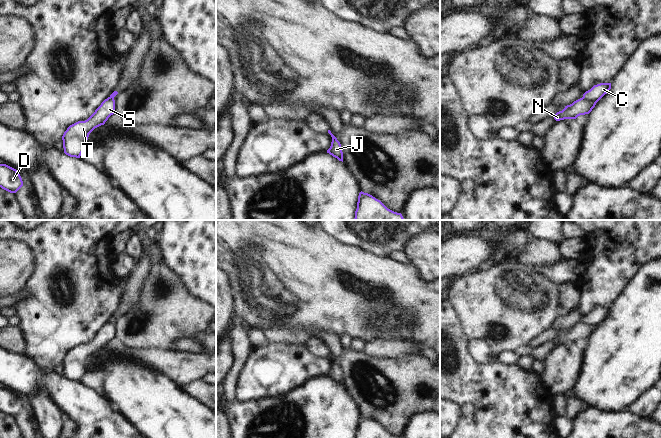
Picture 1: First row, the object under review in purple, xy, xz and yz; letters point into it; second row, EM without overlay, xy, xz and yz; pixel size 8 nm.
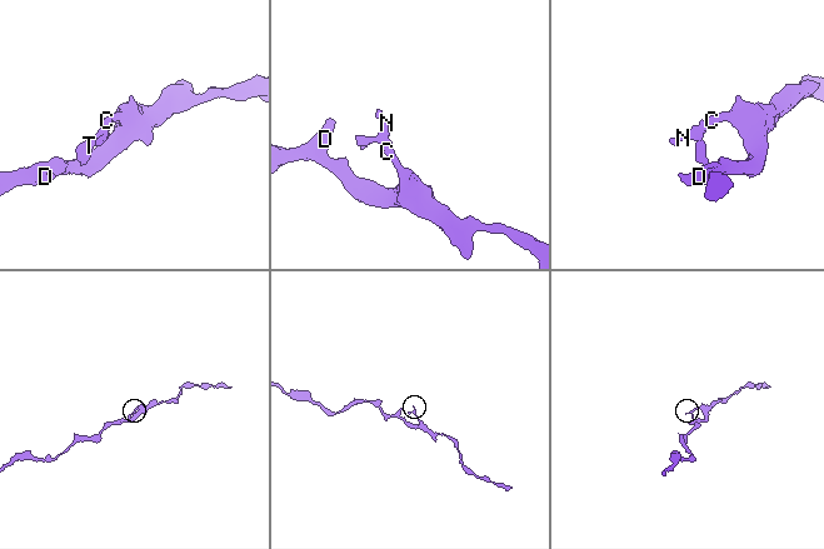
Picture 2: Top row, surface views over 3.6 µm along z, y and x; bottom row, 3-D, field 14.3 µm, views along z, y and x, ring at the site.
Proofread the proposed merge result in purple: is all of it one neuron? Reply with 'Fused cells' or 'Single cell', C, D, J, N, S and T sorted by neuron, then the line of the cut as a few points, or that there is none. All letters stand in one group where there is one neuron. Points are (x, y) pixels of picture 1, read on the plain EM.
Fused cells. Groups: C D J / N S T. Split along yz (583, 320), (587, 324), (596, 326)

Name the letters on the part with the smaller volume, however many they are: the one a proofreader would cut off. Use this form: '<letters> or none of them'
N, S, T

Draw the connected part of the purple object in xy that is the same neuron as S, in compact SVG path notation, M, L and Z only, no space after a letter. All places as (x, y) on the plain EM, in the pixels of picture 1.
M108 321L87 344L70 349L62 360L64 377L70 381L80 382L87 372L89 358L95 352L104 349L114 337L115 324Z

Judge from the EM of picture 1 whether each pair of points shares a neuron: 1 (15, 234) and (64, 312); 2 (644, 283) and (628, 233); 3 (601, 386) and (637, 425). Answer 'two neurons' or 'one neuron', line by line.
1: one neuron
2: two neurons
3: two neurons

